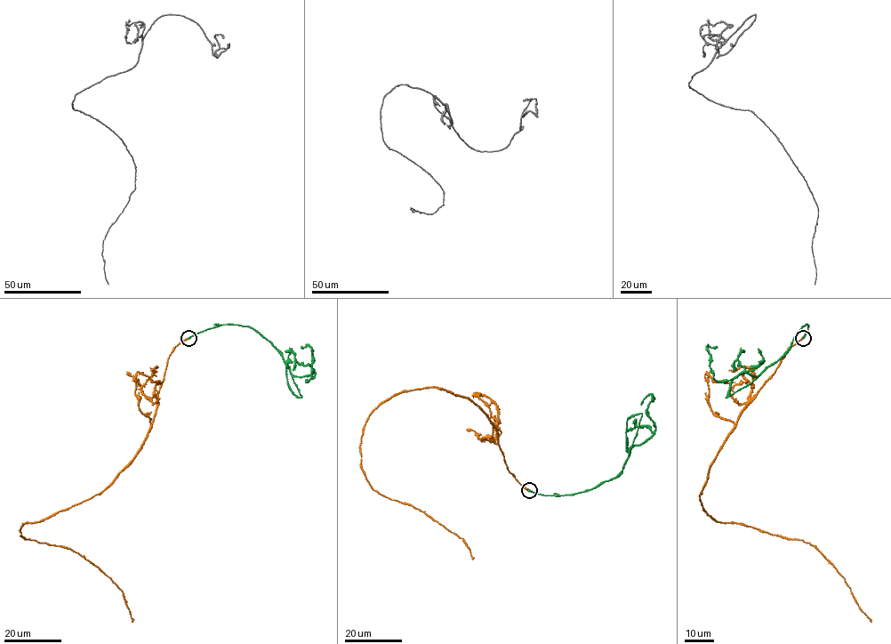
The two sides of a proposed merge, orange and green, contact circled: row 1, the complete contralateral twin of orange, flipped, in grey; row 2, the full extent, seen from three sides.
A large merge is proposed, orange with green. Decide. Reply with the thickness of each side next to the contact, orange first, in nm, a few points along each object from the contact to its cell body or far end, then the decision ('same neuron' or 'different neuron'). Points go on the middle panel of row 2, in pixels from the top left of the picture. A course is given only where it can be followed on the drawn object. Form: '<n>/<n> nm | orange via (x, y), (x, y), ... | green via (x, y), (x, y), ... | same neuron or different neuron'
440/460 nm | orange via (529, 490), (468, 398), (405, 390), (368, 417), (360, 452), (369, 485), (455, 534), (472, 559) | green via (529, 491), (546, 495), (577, 494), (614, 479), (625, 464), (641, 414), (627, 420), (628, 450), (632, 445) | same neuron

